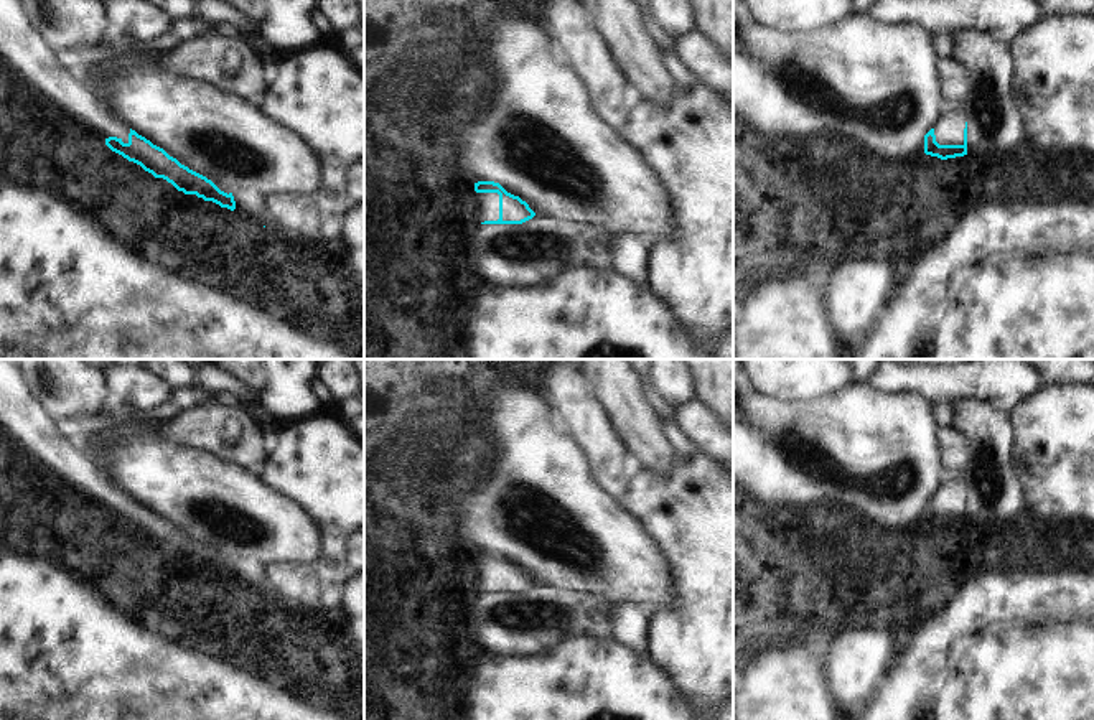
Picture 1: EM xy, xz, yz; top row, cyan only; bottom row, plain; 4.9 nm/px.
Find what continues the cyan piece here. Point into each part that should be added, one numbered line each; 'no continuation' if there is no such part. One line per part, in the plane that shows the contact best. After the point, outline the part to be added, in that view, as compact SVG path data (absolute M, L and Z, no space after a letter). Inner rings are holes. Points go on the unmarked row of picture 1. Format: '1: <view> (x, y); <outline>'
1: xz (483, 575); M475 560L465 573L465 587L473 595L478 595L484 590L498 590L499 563Z

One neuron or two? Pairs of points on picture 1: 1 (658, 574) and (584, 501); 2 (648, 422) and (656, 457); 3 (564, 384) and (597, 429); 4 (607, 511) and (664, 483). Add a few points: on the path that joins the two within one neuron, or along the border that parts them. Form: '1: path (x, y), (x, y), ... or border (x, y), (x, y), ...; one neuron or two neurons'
1: path (640, 557), (602, 519); one neuron
2: path (648, 430), (648, 442), (653, 448); one neuron
3: path (574, 396), (585, 417); one neuron
4: border (618, 500), (649, 529); two neurons

